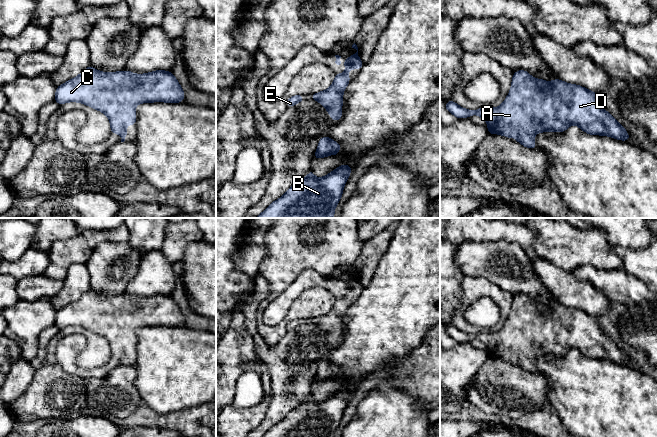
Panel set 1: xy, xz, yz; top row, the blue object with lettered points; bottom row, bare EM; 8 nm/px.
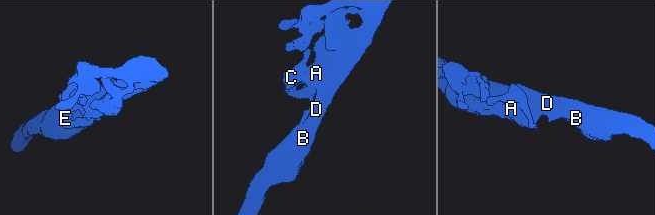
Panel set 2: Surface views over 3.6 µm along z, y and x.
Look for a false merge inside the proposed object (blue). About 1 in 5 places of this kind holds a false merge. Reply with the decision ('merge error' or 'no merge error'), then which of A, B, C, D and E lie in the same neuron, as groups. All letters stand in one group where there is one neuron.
no merge error; groups A B C D E

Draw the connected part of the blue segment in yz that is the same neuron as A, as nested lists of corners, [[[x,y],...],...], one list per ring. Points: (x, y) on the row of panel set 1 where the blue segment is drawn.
[[[526,70],[514,72],[508,96],[496,108],[482,107],[472,111],[460,107],[453,100],[445,103],[445,108],[459,119],[478,115],[487,122],[489,134],[499,134],[510,139],[516,137],[516,142],[532,149],[536,149],[536,133],[565,132],[571,125],[577,125],[590,135],[610,136],[623,141],[629,141],[630,138],[624,126],[601,106],[596,92],[560,79],[551,82],[535,79]]]

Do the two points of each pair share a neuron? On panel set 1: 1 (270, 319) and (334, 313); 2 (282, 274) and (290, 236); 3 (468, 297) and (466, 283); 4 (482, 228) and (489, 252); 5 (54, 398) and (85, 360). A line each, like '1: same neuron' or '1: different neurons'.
1: same neuron
2: same neuron
3: same neuron
4: different neurons
5: same neuron

